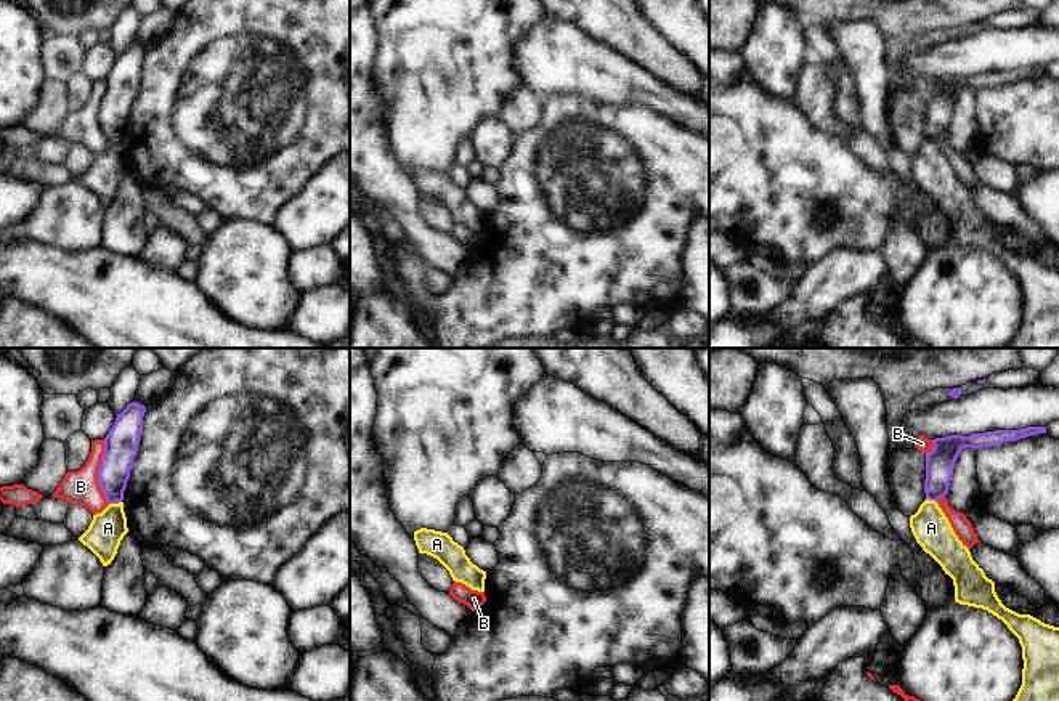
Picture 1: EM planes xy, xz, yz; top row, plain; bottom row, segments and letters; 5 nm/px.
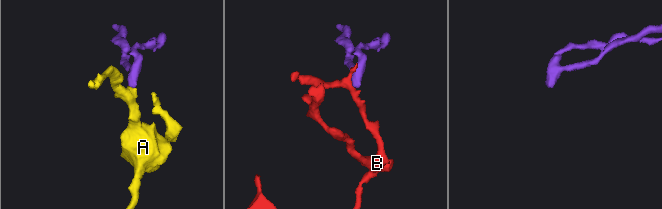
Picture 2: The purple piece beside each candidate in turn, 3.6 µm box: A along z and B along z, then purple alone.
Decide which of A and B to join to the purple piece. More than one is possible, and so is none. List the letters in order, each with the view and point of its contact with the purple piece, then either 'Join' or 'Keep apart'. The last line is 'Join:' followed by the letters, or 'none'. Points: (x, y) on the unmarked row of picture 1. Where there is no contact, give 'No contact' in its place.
A: Touches purple at xy (114, 143). Keep apart
B: Touches purple at xy (98, 113). Keep apart
Join: none.

